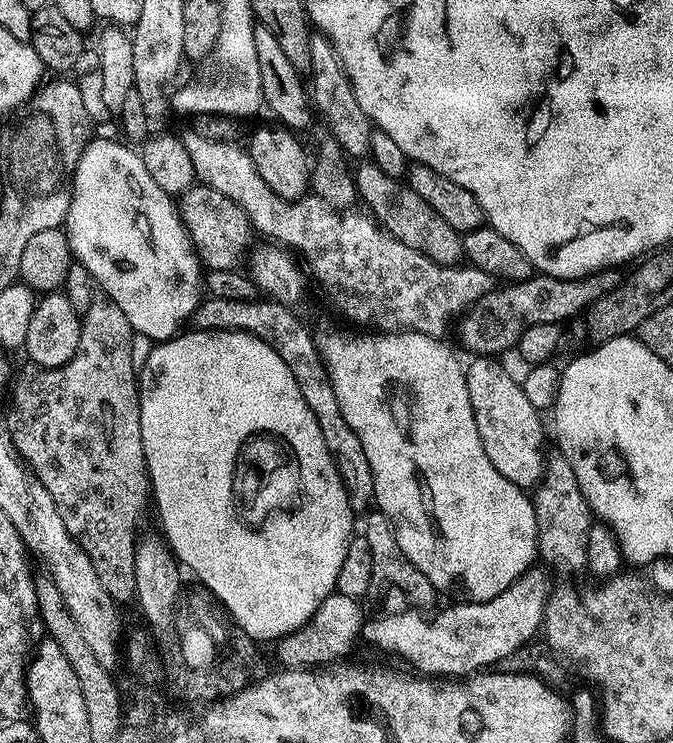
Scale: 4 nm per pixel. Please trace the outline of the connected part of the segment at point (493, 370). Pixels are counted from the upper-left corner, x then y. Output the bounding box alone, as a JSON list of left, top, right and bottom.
[464,356,544,490]

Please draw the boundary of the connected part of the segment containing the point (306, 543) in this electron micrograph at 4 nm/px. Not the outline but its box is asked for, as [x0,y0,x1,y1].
[138,330,354,642]

